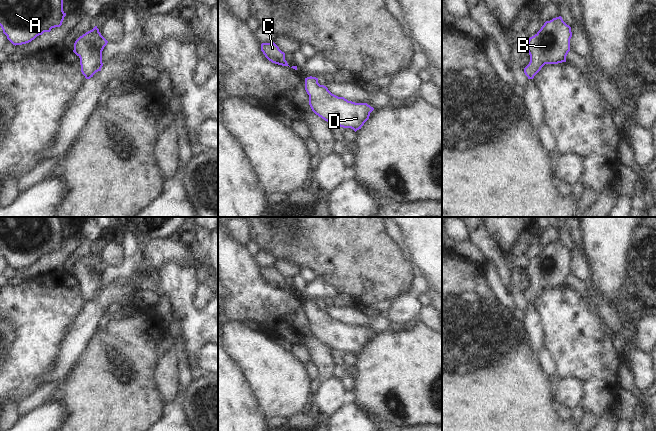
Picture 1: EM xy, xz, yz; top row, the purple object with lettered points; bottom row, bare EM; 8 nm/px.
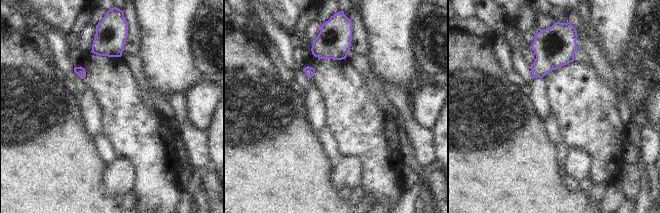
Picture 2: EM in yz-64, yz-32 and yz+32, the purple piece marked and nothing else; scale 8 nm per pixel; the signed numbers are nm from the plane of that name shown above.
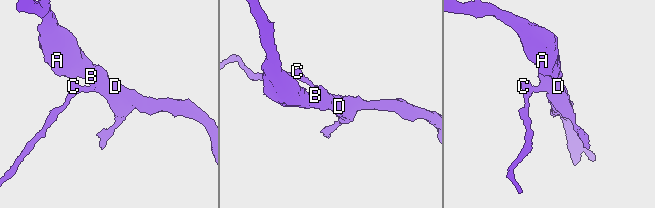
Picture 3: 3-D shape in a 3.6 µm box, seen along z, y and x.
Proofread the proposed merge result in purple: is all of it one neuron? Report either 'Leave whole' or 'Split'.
Leave whole.

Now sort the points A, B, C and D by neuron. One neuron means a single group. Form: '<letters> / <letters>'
A B C D

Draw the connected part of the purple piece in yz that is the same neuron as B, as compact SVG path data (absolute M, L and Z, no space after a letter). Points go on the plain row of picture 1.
M561 240L546 245L541 253L529 262L525 272L530 279L530 286L524 292L528 303L533 303L545 288L566 286L571 261L571 251Z

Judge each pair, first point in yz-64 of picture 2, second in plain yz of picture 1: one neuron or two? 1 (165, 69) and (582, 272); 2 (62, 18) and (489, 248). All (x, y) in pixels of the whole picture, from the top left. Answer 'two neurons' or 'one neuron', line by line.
1: two neurons
2: two neurons

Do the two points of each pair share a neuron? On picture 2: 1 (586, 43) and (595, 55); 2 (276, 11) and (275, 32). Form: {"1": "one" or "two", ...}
{"1": "one", "2": "two"}

